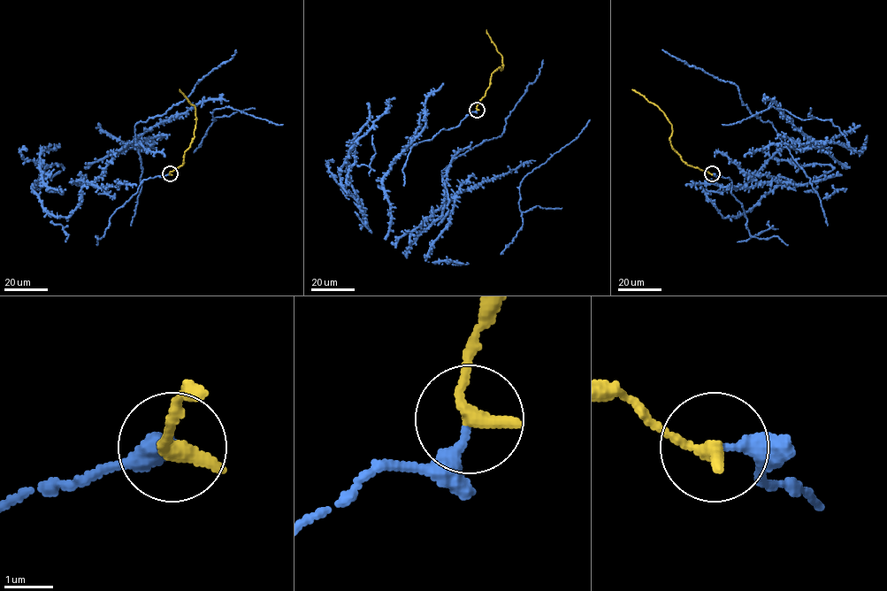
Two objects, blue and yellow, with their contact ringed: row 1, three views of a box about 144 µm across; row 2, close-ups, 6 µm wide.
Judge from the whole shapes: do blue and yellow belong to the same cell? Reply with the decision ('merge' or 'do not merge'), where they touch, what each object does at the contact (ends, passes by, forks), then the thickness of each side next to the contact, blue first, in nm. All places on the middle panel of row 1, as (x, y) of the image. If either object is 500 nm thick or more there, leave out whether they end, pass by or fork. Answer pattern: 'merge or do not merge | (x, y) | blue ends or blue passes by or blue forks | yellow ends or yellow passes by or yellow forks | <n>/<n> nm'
merge | (477, 110) | blue ends | yellow ends | 280/380 nm

